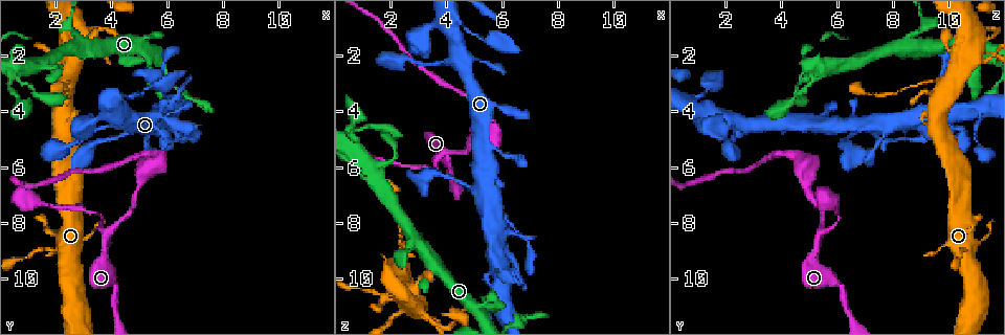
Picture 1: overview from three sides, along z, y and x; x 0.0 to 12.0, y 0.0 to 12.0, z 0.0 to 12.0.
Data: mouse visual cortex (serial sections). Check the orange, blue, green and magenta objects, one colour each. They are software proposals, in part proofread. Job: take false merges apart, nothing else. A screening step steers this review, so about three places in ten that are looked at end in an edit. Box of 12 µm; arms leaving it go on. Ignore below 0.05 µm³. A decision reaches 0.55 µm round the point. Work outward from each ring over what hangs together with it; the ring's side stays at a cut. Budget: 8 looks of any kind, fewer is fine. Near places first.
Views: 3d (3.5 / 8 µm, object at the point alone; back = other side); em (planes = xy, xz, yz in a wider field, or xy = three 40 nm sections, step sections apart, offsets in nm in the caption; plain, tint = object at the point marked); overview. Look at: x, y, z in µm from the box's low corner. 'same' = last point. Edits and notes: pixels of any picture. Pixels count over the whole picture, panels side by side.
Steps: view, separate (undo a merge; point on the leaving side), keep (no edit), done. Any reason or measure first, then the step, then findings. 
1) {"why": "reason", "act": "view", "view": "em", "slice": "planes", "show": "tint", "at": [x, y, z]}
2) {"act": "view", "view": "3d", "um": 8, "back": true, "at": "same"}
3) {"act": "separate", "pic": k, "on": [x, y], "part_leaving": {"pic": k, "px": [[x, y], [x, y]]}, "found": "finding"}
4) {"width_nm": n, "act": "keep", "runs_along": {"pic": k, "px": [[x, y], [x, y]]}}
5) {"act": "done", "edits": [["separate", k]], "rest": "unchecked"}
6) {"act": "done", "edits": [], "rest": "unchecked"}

{"why": "thin neck", "act": "view", "view": "3d", "um": 3.5, "at": [6.6, 4.9, 8.4]}

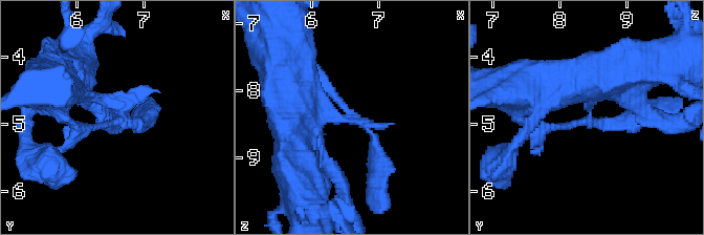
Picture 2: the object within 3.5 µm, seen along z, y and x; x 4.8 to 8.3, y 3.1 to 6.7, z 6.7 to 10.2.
{"act": "separate", "pic": 2, "on": [622, 118], "part_leaving": {"pic": 2, "px": [[368, 129], [383, 205]]}, "found": "a second cell is stuck on"}

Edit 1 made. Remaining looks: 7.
{"why": "redraw", "act": "view", "view": "overview"}

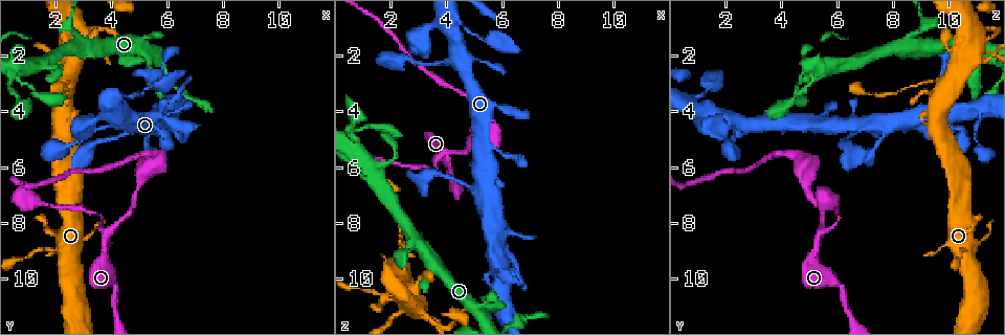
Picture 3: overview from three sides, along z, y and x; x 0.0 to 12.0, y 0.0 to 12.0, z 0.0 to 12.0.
{"act": "view", "view": "3d", "um": 3.5, "at": [4.0, 4.0, 1.0]}

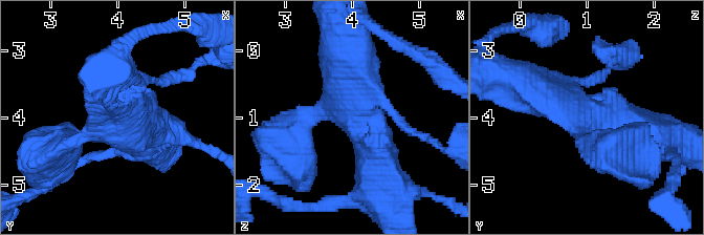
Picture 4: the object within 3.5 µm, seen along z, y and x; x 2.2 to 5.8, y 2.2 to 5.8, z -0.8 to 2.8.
{"why": "shape alone is not enough", "act": "view", "view": "em", "slice": "xy", "step": 5, "show": "plain", "at": [3.90, 4.10, 0.95]}

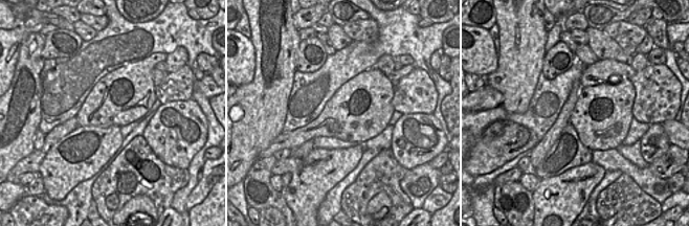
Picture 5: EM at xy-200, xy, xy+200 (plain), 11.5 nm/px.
{"act": "view", "view": "em", "slice": "xy", "step": 5, "show": "tint", "at": "same"}

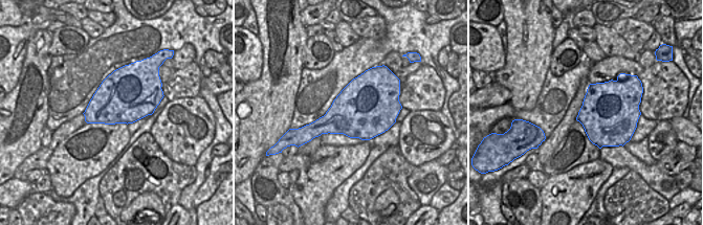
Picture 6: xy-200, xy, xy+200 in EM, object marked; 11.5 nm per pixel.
{"act": "keep", "runs_along": {"pic": 4, "px": [[633, 130], [598, 79]]}, "found": "continuous, no second cell"}

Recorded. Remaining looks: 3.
{"why": "three arms meet", "act": "view", "view": "3d", "um": 8, "at": [3.9, 8.3, 5.4]}

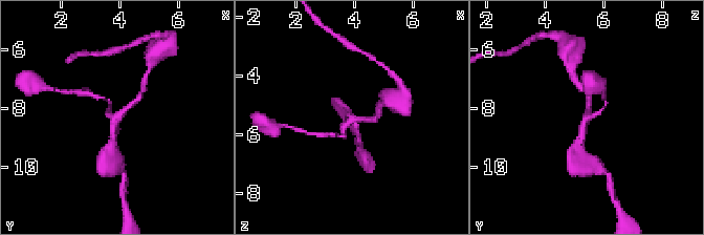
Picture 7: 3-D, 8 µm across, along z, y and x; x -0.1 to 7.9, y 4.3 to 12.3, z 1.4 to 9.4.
{"arms": 3, "arm_widths_nm": [100, 150, 150], "act": "view", "view": "em", "slice": "xy", "step": 2, "show": "tint", "at": [3.9, 8.3, 5.4]}

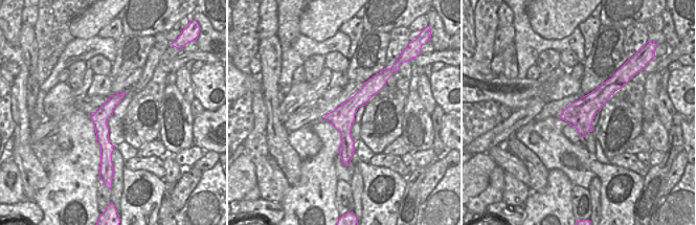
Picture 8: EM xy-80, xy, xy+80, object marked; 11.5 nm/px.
{"act": "keep", "runs_along": {"pic": 7, "px": [[113, 146], [117, 116], [139, 95]]}, "found": "all the same cell"}

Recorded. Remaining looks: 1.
{"act": "done", "edits": [["separate", 2]], "rest": "unchecked"}

